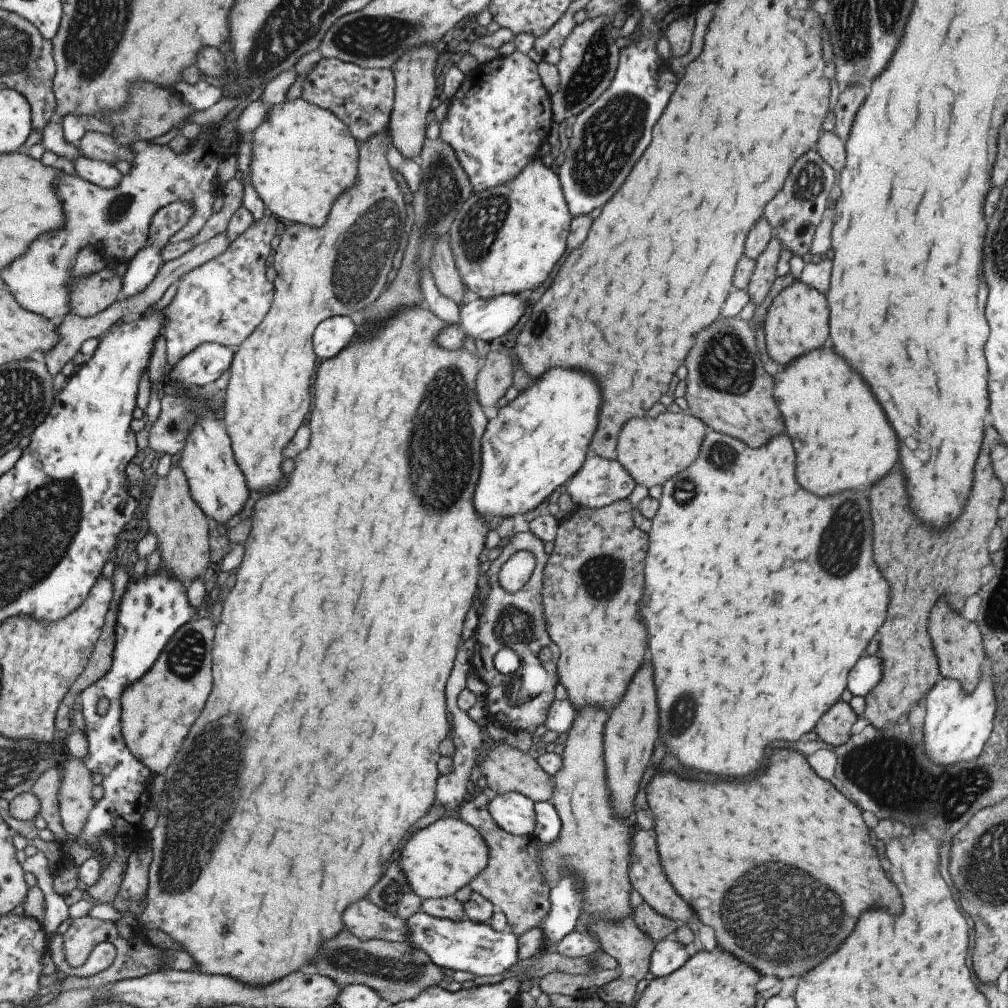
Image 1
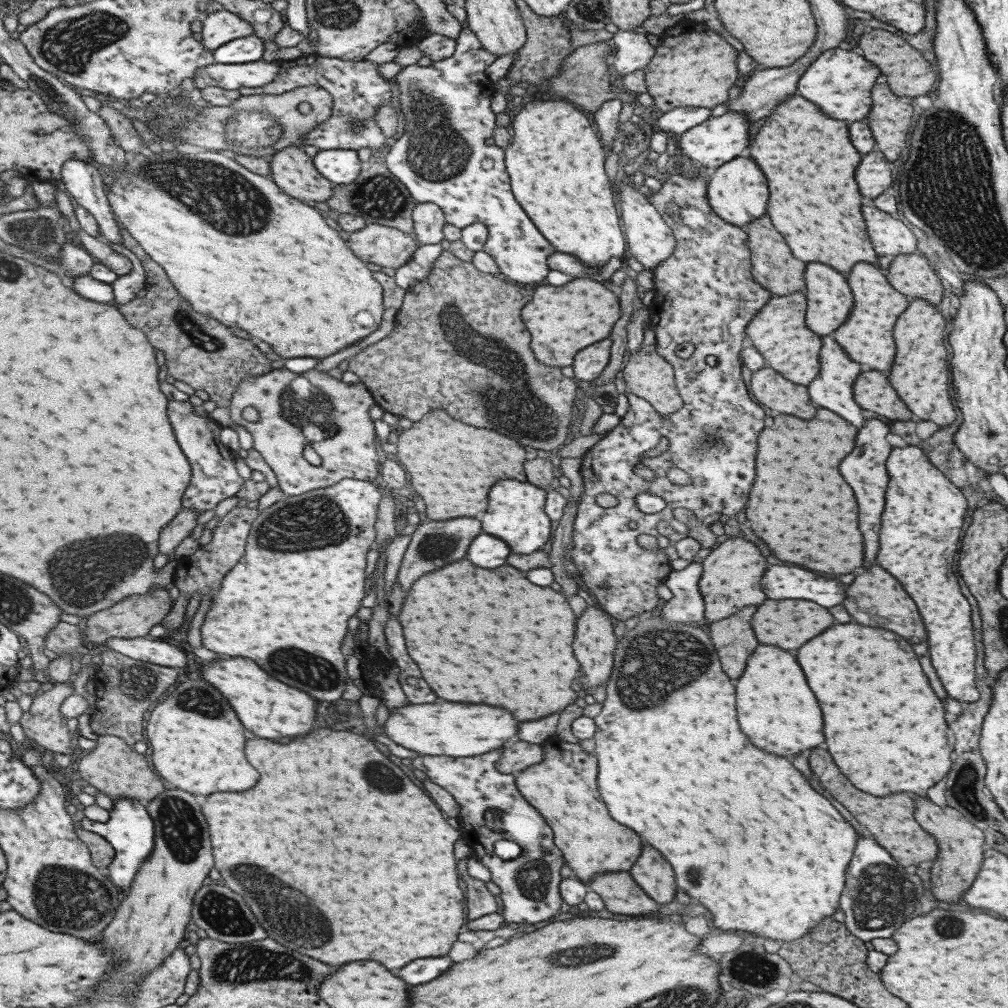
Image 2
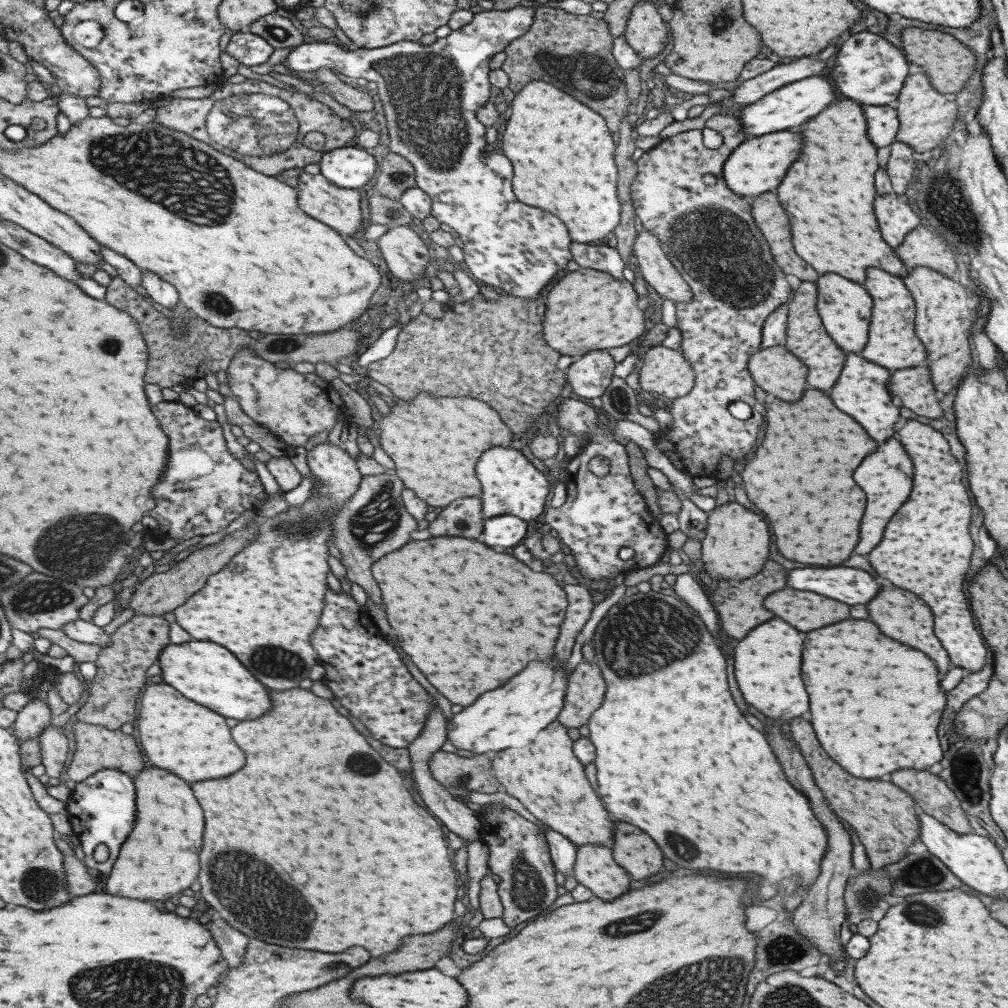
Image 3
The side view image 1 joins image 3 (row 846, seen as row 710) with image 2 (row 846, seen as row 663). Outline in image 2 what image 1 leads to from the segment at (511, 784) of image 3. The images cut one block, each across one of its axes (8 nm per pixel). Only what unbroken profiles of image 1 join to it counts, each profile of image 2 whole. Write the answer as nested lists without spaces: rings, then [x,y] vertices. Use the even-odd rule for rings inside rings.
[[[555,735],[543,740],[539,747],[543,749],[543,760],[539,764],[527,766],[516,772],[515,787],[553,830],[555,838],[552,841],[562,852],[564,864],[571,869],[571,874],[587,886],[588,882],[596,875],[603,875],[603,872],[619,872],[619,870],[627,872],[641,854],[641,838],[629,828],[615,824],[615,820],[609,818],[605,804],[599,800],[599,792],[595,786],[595,776],[597,776],[595,755],[584,752],[582,745],[565,742]]]

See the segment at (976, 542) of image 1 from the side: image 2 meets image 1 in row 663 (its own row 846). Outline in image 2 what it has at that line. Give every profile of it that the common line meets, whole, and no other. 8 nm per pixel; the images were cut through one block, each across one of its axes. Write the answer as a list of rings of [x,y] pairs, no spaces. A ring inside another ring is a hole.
[[[819,748],[811,750],[811,754],[809,754],[809,768],[819,778],[821,786],[837,802],[841,802],[859,824],[863,824],[871,832],[871,836],[873,836],[874,840],[877,840],[877,844],[882,846],[898,865],[913,870],[919,862],[934,860],[938,853],[937,842],[935,842],[935,838],[931,834],[923,832],[919,828],[919,824],[913,820],[915,804],[913,804],[913,800],[907,794],[875,798],[875,796],[865,794],[865,792],[859,792],[857,788],[853,788],[849,784],[849,780],[843,774],[839,774],[839,770],[831,762],[831,756],[827,754],[827,750],[819,750]]]

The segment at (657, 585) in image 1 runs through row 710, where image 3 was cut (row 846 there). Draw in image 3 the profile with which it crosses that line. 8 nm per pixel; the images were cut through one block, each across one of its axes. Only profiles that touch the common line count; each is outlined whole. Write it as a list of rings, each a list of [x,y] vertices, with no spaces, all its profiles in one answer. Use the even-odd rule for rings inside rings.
[[[650,589],[648,592],[635,594],[633,608],[619,608],[619,606],[609,608],[596,625],[590,640],[593,642],[594,661],[599,667],[601,676],[603,676],[605,686],[607,686],[605,698],[586,722],[589,730],[588,739],[594,746],[597,794],[603,800],[604,808],[613,812],[619,820],[633,824],[633,826],[641,828],[645,834],[649,834],[651,840],[663,852],[663,856],[669,858],[671,862],[675,862],[677,866],[693,868],[693,870],[715,870],[715,872],[725,872],[725,874],[761,876],[759,898],[771,898],[775,894],[775,888],[777,888],[775,882],[787,880],[787,878],[791,878],[791,874],[799,874],[799,886],[805,886],[805,890],[801,892],[804,895],[819,872],[819,860],[821,860],[825,846],[827,846],[825,832],[823,832],[821,824],[815,820],[815,816],[811,814],[807,798],[801,796],[797,790],[793,790],[787,784],[787,780],[785,780],[769,744],[765,742],[763,734],[757,732],[755,728],[751,728],[743,720],[737,706],[733,704],[733,698],[731,698],[731,694],[727,690],[727,682],[725,682],[725,660],[723,660],[719,648],[715,646],[711,633],[706,629],[699,615],[674,594],[662,594],[661,590],[655,592]],[[657,616],[665,628],[657,628]],[[649,672],[651,672],[651,676],[641,676],[641,674],[649,674]],[[635,798],[637,798],[637,816],[635,816]]]

